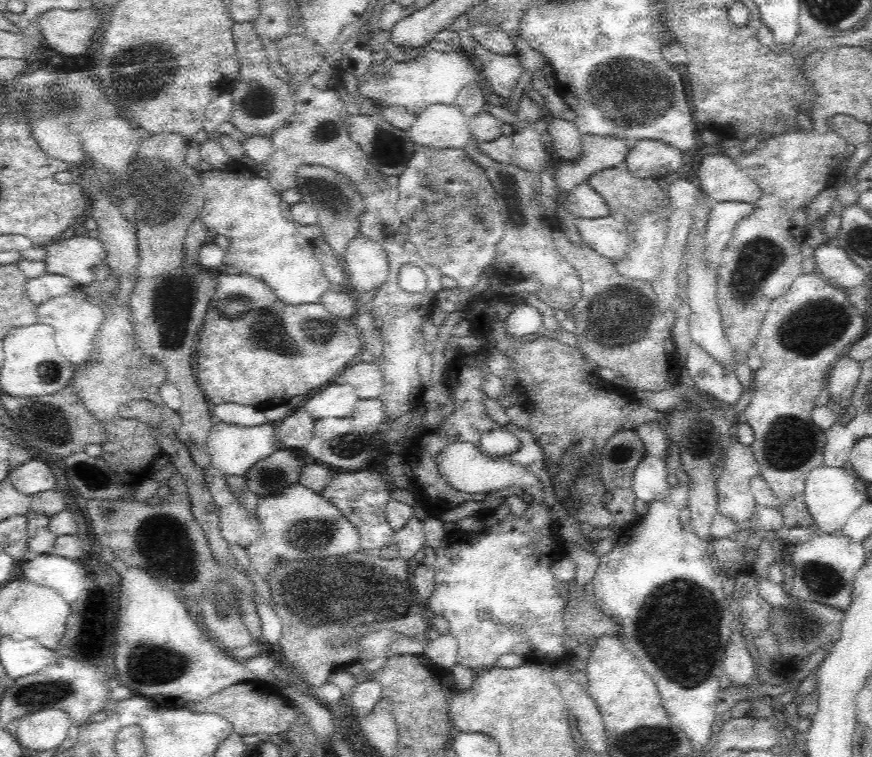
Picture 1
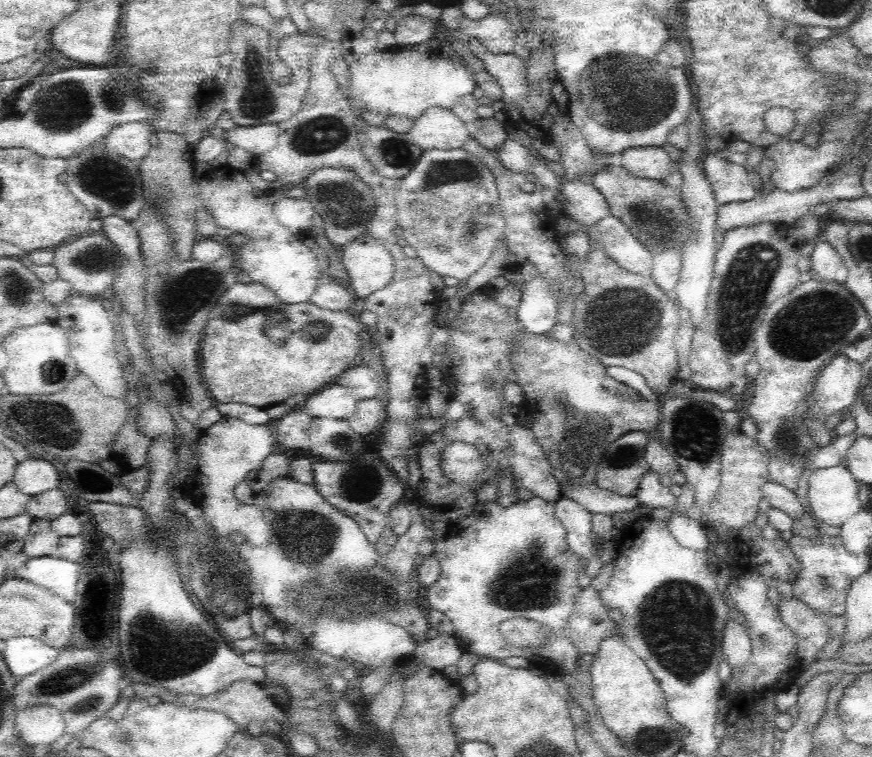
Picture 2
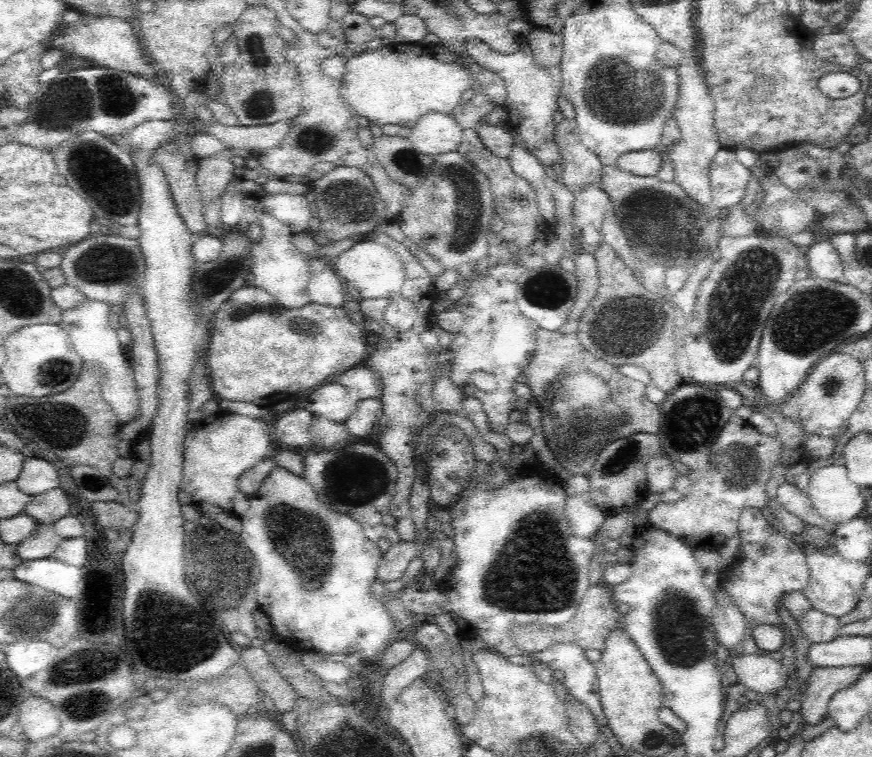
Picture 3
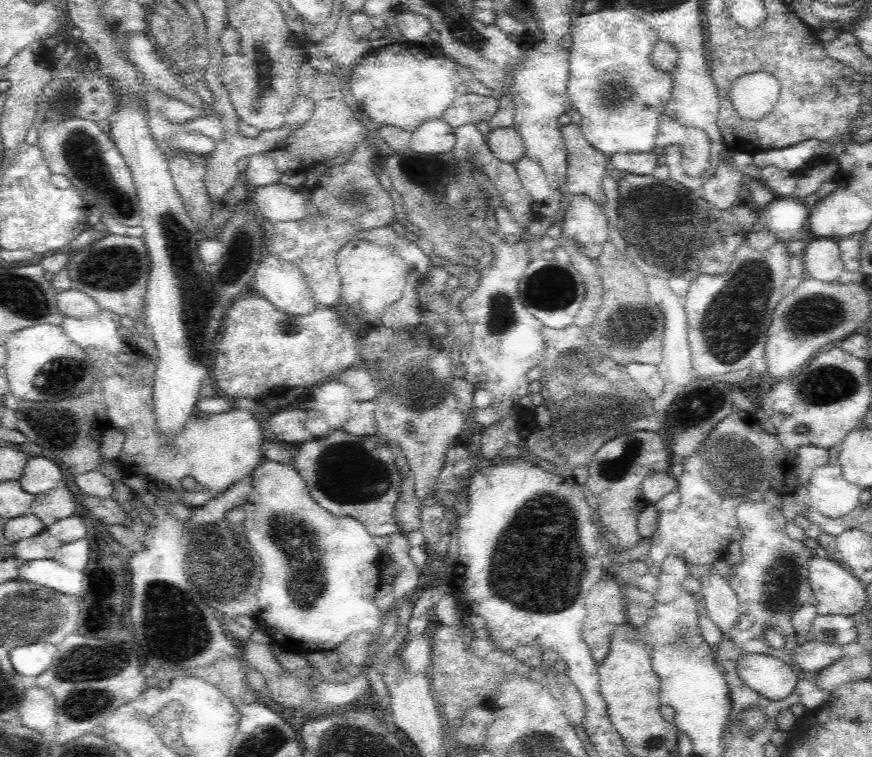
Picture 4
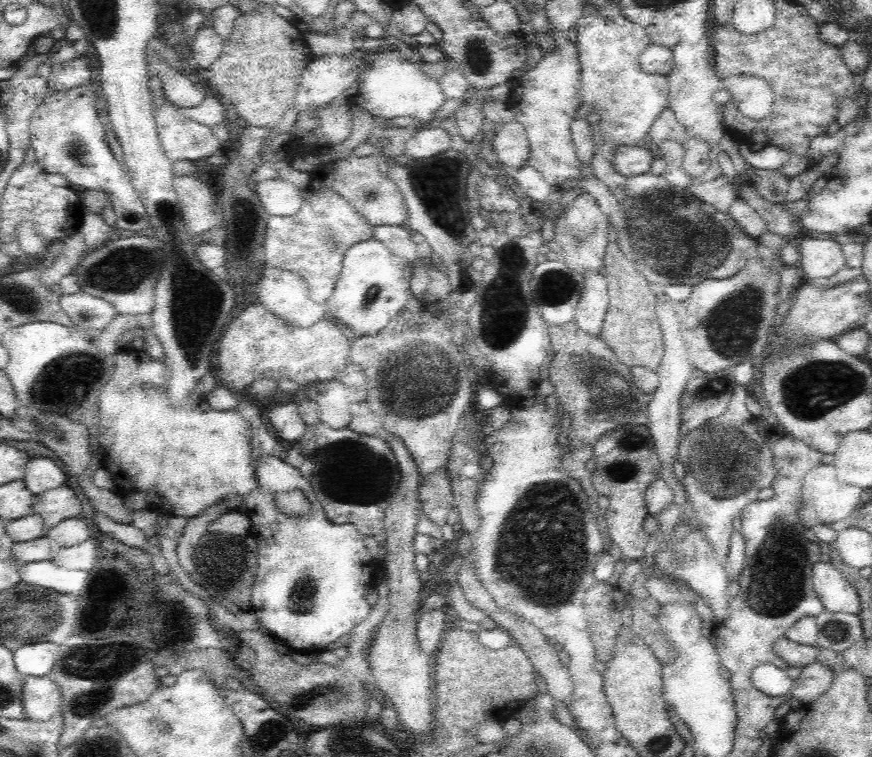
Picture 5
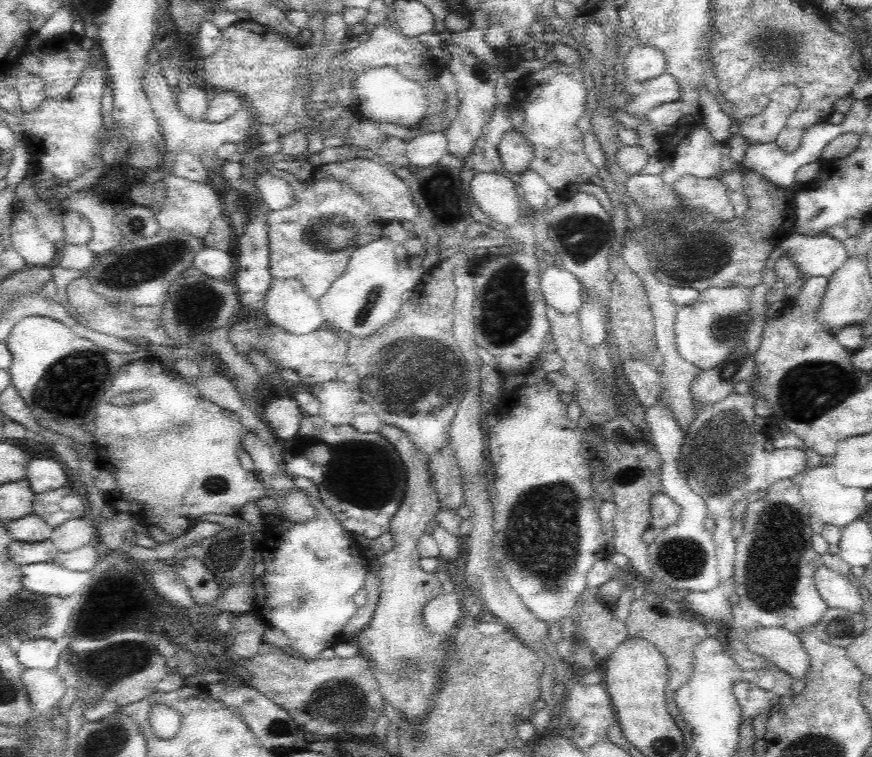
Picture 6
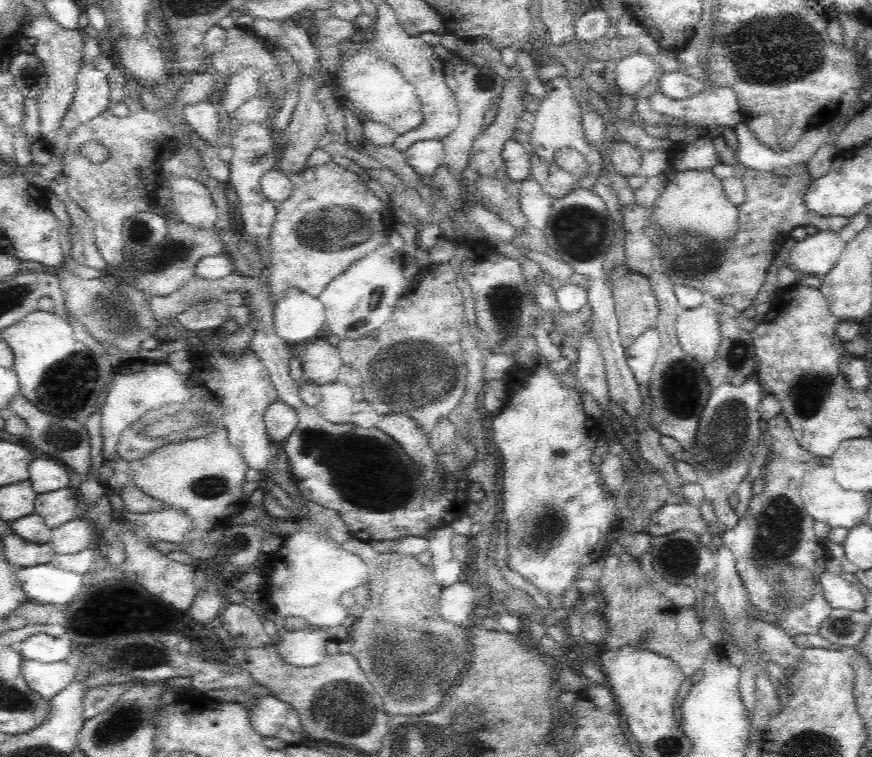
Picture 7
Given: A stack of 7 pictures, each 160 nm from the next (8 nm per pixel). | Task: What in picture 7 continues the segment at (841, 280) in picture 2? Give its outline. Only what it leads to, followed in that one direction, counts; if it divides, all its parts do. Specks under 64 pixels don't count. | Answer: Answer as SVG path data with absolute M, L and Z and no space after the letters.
M819 231L801 241L794 241L789 252L788 266L804 277L823 277L834 268L846 245L847 242L840 238L839 233Z

